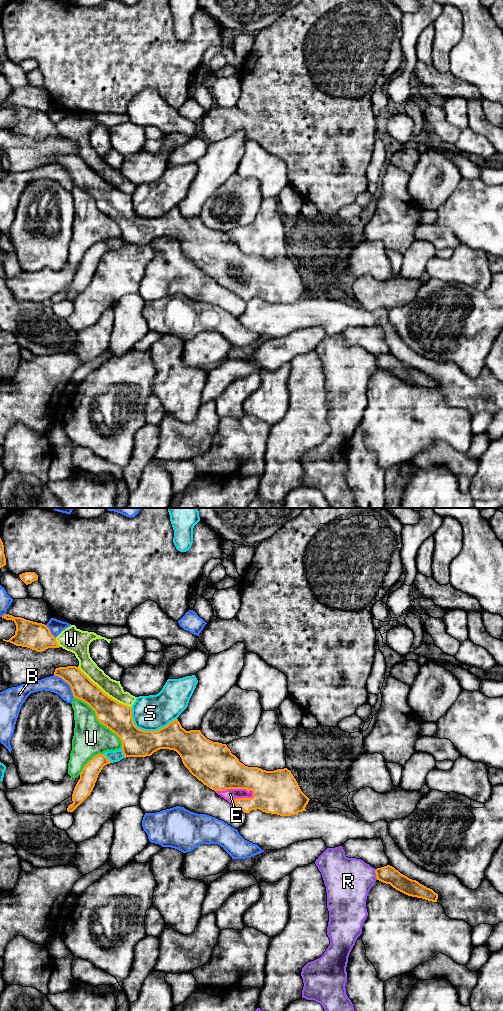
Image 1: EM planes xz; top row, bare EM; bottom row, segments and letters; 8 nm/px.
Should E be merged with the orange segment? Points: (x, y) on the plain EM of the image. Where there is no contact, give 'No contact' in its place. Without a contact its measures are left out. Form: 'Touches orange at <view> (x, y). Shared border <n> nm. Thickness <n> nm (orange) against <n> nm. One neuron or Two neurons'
Touches orange at xz (236, 276). Shared border 320 nm. Thickness 340 nm (orange) against 100 nm. One neuron

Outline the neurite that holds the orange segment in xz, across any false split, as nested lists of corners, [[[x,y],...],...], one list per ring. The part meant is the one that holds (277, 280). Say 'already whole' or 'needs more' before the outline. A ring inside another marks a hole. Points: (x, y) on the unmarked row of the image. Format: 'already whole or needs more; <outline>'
needs more; [[[59,155],[55,157],[54,163],[67,170],[74,186],[87,191],[95,199],[97,208],[120,226],[125,246],[151,244],[160,237],[174,238],[193,264],[244,301],[259,297],[265,301],[291,304],[306,299],[305,295],[310,287],[301,279],[287,256],[266,259],[245,254],[226,232],[207,227],[200,218],[186,219],[178,207],[157,219],[141,218],[133,210],[132,196],[105,182],[79,155]]]

